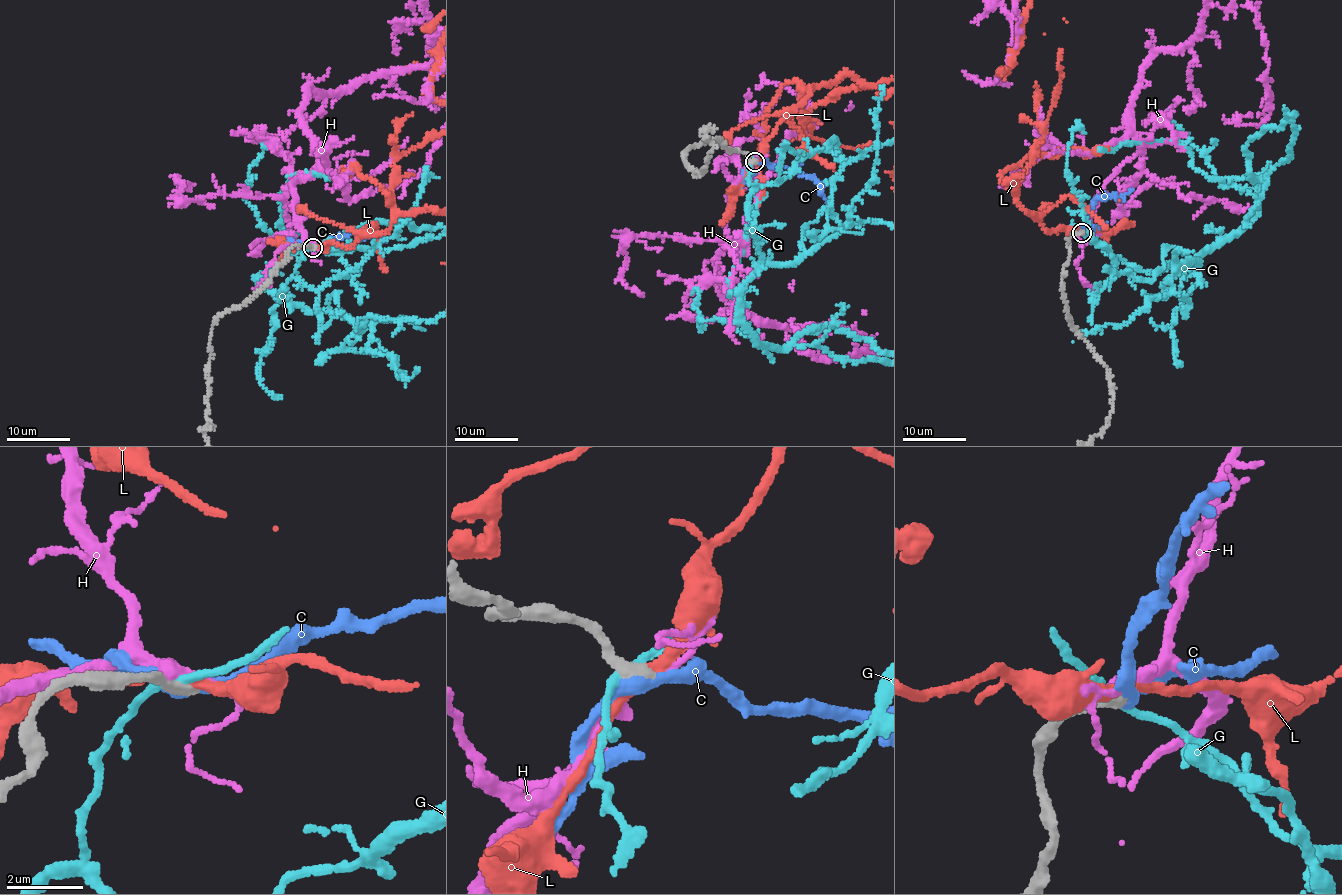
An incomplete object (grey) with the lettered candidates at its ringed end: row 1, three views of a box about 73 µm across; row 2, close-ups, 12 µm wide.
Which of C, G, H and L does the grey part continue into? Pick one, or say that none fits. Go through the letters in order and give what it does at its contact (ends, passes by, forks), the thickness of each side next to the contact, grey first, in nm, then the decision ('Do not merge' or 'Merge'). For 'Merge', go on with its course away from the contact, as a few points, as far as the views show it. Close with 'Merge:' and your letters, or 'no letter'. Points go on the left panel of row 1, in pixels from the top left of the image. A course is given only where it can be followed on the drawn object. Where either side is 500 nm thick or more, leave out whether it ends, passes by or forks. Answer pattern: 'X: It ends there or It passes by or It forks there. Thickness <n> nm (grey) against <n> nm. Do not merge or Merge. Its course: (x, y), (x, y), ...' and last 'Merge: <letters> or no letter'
C: It passes by. Thickness 340 nm (grey) against 340 nm. Merge. Its course: (312, 247), (360, 232), (373, 235), (378, 241), (385, 239)
G: It passes by. Thickness 360 nm (grey) against 190 nm. Do not merge
H: It passes by. Thickness 360 nm (grey) against 280 nm. Do not merge
L: It passes by. Thickness 320 nm (grey) against 280 nm. Do not merge
Merge: C

